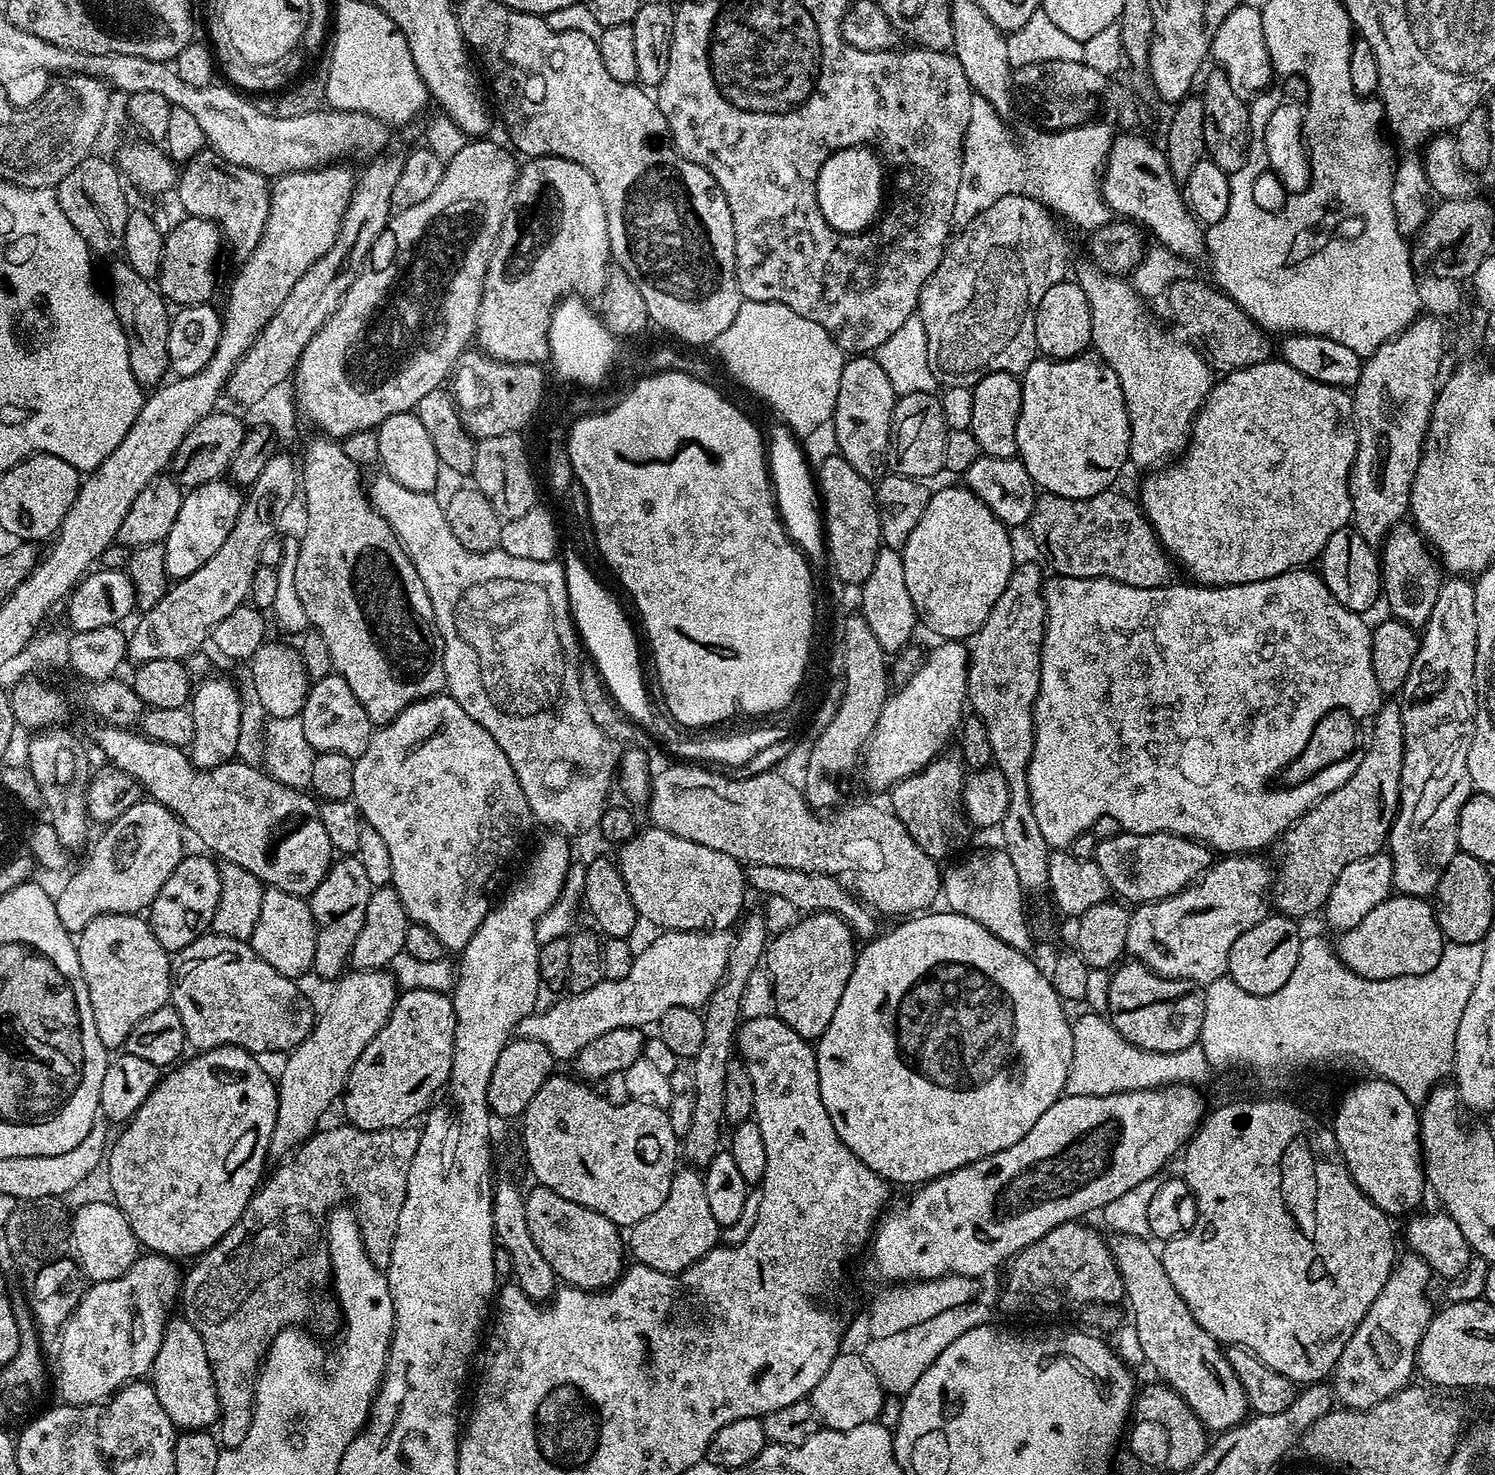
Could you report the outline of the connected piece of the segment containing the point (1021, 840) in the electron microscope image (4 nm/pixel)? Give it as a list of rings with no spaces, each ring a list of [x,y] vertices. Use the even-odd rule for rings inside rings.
[[[1017,563],[1012,570],[1012,577],[1002,590],[998,602],[994,602],[994,610],[990,610],[990,618],[982,622],[982,626],[967,641],[968,649],[968,704],[971,711],[980,720],[983,739],[986,748],[992,751],[991,763],[1000,769],[1006,778],[1010,790],[1010,802],[1002,822],[998,826],[998,833],[1004,841],[1002,847],[1006,854],[1010,854],[1010,863],[1018,874],[1018,882],[1024,887],[1025,893],[1045,891],[1050,878],[1050,858],[1046,838],[1042,838],[1042,830],[1038,827],[1038,817],[1034,815],[1034,806],[1030,798],[1028,785],[1028,767],[1032,761],[1032,751],[1036,741],[1034,730],[1034,706],[1038,698],[1040,685],[1040,643],[1044,641],[1044,619],[1046,606],[1044,605],[1045,573],[1040,573],[1041,565]]]

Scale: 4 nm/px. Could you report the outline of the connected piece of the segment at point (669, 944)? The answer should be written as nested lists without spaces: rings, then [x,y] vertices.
[[[697,930],[694,932],[661,931],[644,949],[635,953],[630,974],[621,980],[603,980],[598,986],[594,986],[585,992],[577,992],[575,995],[568,994],[557,1004],[552,1004],[544,1013],[527,1016],[519,1026],[520,1036],[531,1040],[540,1040],[546,1050],[557,1061],[571,1061],[594,1038],[602,1038],[606,1030],[618,1030],[619,1028],[643,1029],[644,1024],[655,1025],[666,1010],[674,1006],[686,1006],[687,1008],[699,1009],[706,1005],[714,994],[717,986],[727,970],[727,960],[730,958],[733,944],[733,933],[728,930]]]

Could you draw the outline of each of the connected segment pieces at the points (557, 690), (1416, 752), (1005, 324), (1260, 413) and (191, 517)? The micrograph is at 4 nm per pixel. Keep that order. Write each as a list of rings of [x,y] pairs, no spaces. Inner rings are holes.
[[[380,474],[380,477],[373,482],[370,487],[370,499],[372,507],[376,509],[376,513],[386,521],[394,530],[397,540],[404,548],[404,552],[410,558],[410,562],[414,566],[414,570],[418,570],[418,578],[422,578],[422,586],[426,586],[426,594],[430,598],[430,606],[432,607],[432,618],[438,633],[439,643],[442,645],[444,654],[444,683],[446,685],[447,695],[454,698],[454,702],[458,702],[458,706],[462,706],[462,710],[466,710],[466,714],[470,714],[470,718],[474,718],[474,722],[478,722],[478,726],[482,726],[490,735],[496,739],[498,746],[502,746],[502,754],[506,754],[506,758],[510,758],[510,766],[514,766],[514,774],[518,778],[518,786],[522,786],[522,794],[526,794],[526,802],[530,806],[533,817],[537,821],[540,820],[548,827],[548,830],[555,830],[557,833],[563,834],[569,838],[575,838],[579,832],[588,832],[597,827],[600,822],[600,816],[603,814],[606,805],[609,803],[608,791],[614,788],[614,777],[617,775],[618,756],[617,753],[608,752],[610,747],[609,741],[606,739],[602,730],[598,730],[598,725],[594,723],[594,718],[590,718],[590,714],[586,711],[586,702],[582,702],[582,686],[580,685],[580,665],[582,663],[582,643],[577,635],[576,625],[572,621],[571,607],[568,605],[566,578],[564,577],[564,566],[559,559],[543,560],[542,562],[534,562],[530,558],[514,558],[514,554],[506,554],[499,550],[494,552],[471,552],[466,550],[466,546],[462,546],[462,542],[458,542],[458,538],[454,538],[454,534],[450,531],[450,522],[446,522],[446,514],[444,513],[444,504],[441,501],[436,501],[435,495],[426,492],[415,492],[414,490],[406,490],[406,486],[398,486],[398,482],[394,482],[386,474]]]
[[[1448,578],[1438,590],[1438,602],[1434,602],[1434,610],[1430,610],[1430,618],[1425,622],[1420,636],[1420,649],[1414,654],[1414,666],[1410,666],[1410,674],[1406,674],[1404,687],[1398,693],[1398,703],[1402,714],[1402,730],[1404,731],[1404,757],[1402,758],[1402,774],[1400,775],[1400,808],[1392,823],[1388,835],[1387,851],[1392,857],[1392,887],[1401,896],[1418,896],[1428,898],[1438,886],[1438,878],[1450,866],[1450,858],[1458,851],[1458,814],[1462,806],[1473,795],[1472,779],[1468,769],[1468,751],[1472,745],[1472,736],[1476,732],[1476,679],[1474,678],[1474,662],[1478,646],[1478,614],[1476,613],[1476,590],[1473,581],[1468,578]]]
[[[1026,196],[1000,198],[989,209],[983,210],[982,213],[978,214],[965,228],[959,229],[955,239],[945,247],[944,256],[938,262],[934,274],[922,286],[918,305],[920,321],[922,326],[926,326],[926,346],[930,354],[930,370],[934,370],[934,378],[937,385],[944,388],[949,388],[950,386],[971,388],[986,374],[994,374],[995,372],[1022,374],[1031,366],[1033,360],[1037,359],[1036,335],[1034,334],[1034,322],[1036,321],[1034,298],[1046,294],[1046,290],[1050,290],[1050,286],[1054,286],[1059,280],[1063,280],[1069,275],[1068,248],[1064,245],[1064,236],[1060,233],[1059,226],[1052,220],[1056,221],[1053,213],[1034,198]]]
[[[1279,358],[1264,360],[1249,368],[1238,368],[1221,375],[1208,391],[1208,398],[1200,407],[1200,413],[1192,422],[1190,443],[1175,462],[1153,471],[1144,480],[1138,495],[1138,505],[1144,517],[1156,531],[1156,537],[1165,552],[1177,565],[1184,564],[1191,579],[1200,586],[1223,586],[1225,584],[1249,584],[1274,578],[1278,574],[1295,572],[1317,559],[1324,551],[1326,542],[1334,530],[1349,527],[1352,518],[1352,499],[1348,480],[1352,476],[1352,463],[1356,457],[1356,422],[1352,415],[1352,397],[1345,389],[1326,386],[1298,374],[1289,364]]]
[[[224,478],[199,484],[197,488],[189,488],[184,492],[178,518],[174,518],[174,526],[170,526],[170,534],[163,543],[166,570],[173,581],[184,580],[194,574],[198,566],[210,562],[210,558],[218,554],[230,530],[234,530],[234,522],[238,522],[241,503],[241,489]]]

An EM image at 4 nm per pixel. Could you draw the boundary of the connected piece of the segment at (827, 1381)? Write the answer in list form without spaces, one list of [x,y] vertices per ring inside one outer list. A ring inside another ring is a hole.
[[[848,1350],[841,1351],[840,1355],[834,1358],[830,1370],[826,1370],[822,1382],[814,1386],[810,1397],[812,1408],[822,1421],[823,1427],[834,1430],[854,1430],[854,1426],[879,1421],[884,1400],[886,1401],[886,1393],[878,1378],[874,1378],[874,1370],[870,1370],[859,1351]]]

